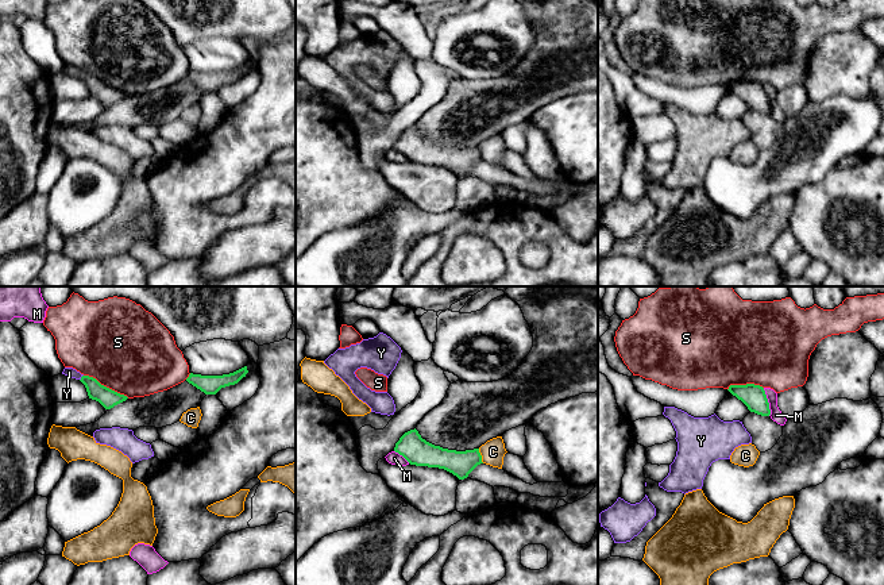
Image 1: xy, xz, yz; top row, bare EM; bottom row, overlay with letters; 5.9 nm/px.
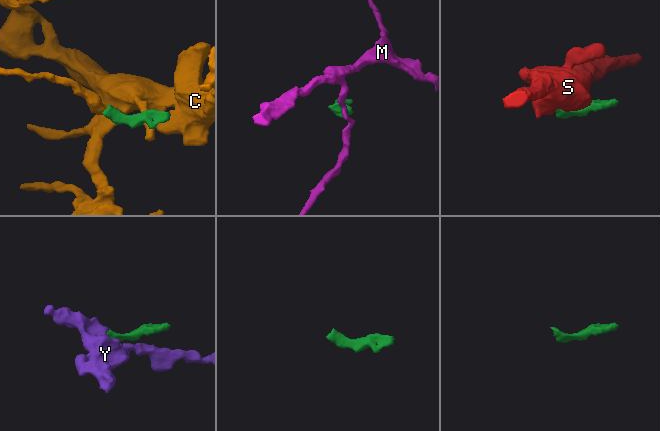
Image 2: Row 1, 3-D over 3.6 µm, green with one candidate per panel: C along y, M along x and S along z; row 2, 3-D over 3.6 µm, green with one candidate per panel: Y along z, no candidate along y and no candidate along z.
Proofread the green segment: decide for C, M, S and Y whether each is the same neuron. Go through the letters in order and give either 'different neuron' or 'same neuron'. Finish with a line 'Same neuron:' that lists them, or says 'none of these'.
C: different neuron
M: different neuron
S: different neuron
Y: same neuron
Same neuron: Y

